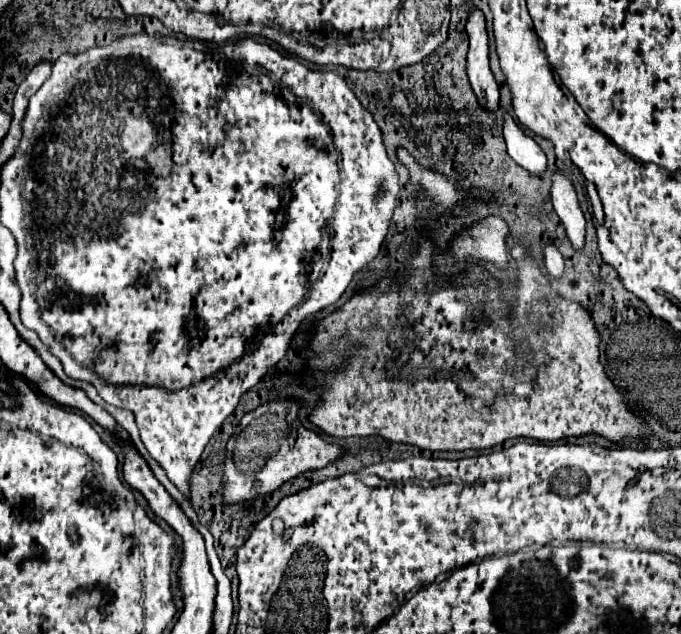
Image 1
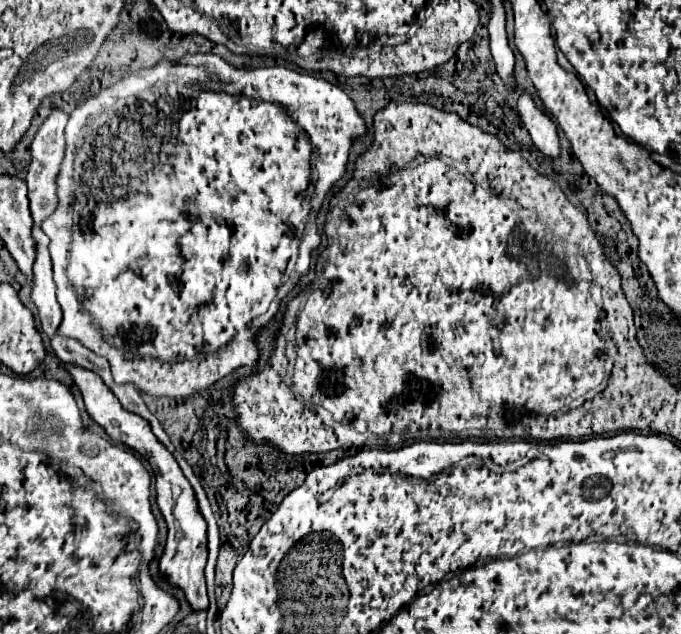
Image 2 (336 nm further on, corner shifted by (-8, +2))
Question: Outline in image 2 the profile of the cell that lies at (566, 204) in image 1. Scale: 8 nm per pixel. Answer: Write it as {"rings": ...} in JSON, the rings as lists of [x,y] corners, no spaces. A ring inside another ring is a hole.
{"rings":[[[522,91],[518,99],[518,113],[522,117],[522,123],[530,131],[530,137],[534,145],[546,155],[546,157],[558,157],[560,155],[560,143],[558,143],[558,133],[554,121],[544,115],[532,101],[530,93]]]}

